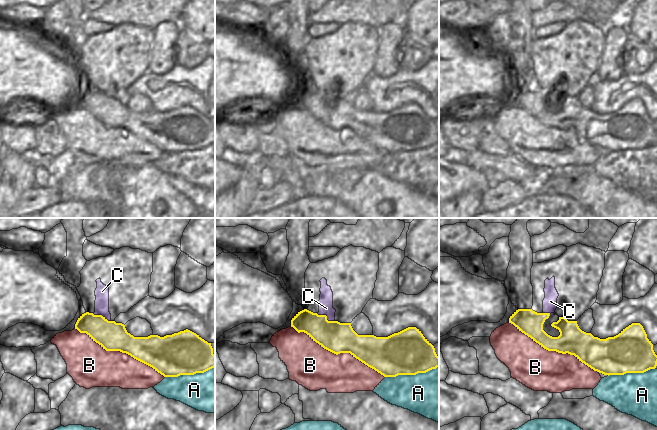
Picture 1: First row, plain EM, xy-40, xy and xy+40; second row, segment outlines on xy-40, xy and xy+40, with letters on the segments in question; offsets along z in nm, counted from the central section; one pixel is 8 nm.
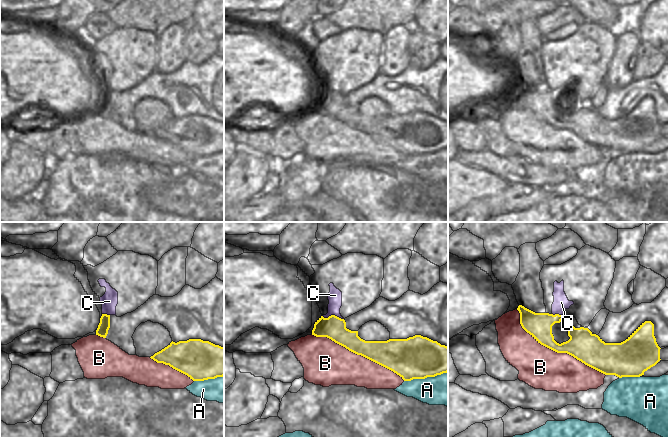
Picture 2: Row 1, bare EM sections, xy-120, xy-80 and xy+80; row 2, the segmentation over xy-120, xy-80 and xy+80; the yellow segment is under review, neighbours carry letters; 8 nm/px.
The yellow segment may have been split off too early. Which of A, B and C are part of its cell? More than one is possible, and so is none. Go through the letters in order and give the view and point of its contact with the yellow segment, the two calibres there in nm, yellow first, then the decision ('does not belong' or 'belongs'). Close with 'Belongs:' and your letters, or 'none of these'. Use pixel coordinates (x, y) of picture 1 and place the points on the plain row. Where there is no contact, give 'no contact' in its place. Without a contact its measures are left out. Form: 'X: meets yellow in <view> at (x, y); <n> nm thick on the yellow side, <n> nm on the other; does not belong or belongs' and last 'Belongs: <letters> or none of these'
A: meets yellow in xy at (411, 150); 360 nm thick on the yellow side, 380 nm on the other; does not belong
B: meets yellow in xy at (337, 130); 240 nm thick on the yellow side, 360 nm on the other; does not belong
C: meets yellow in xy at (326, 92); 240 nm thick on the yellow side, 110 nm on the other; belongs
Belongs: C

